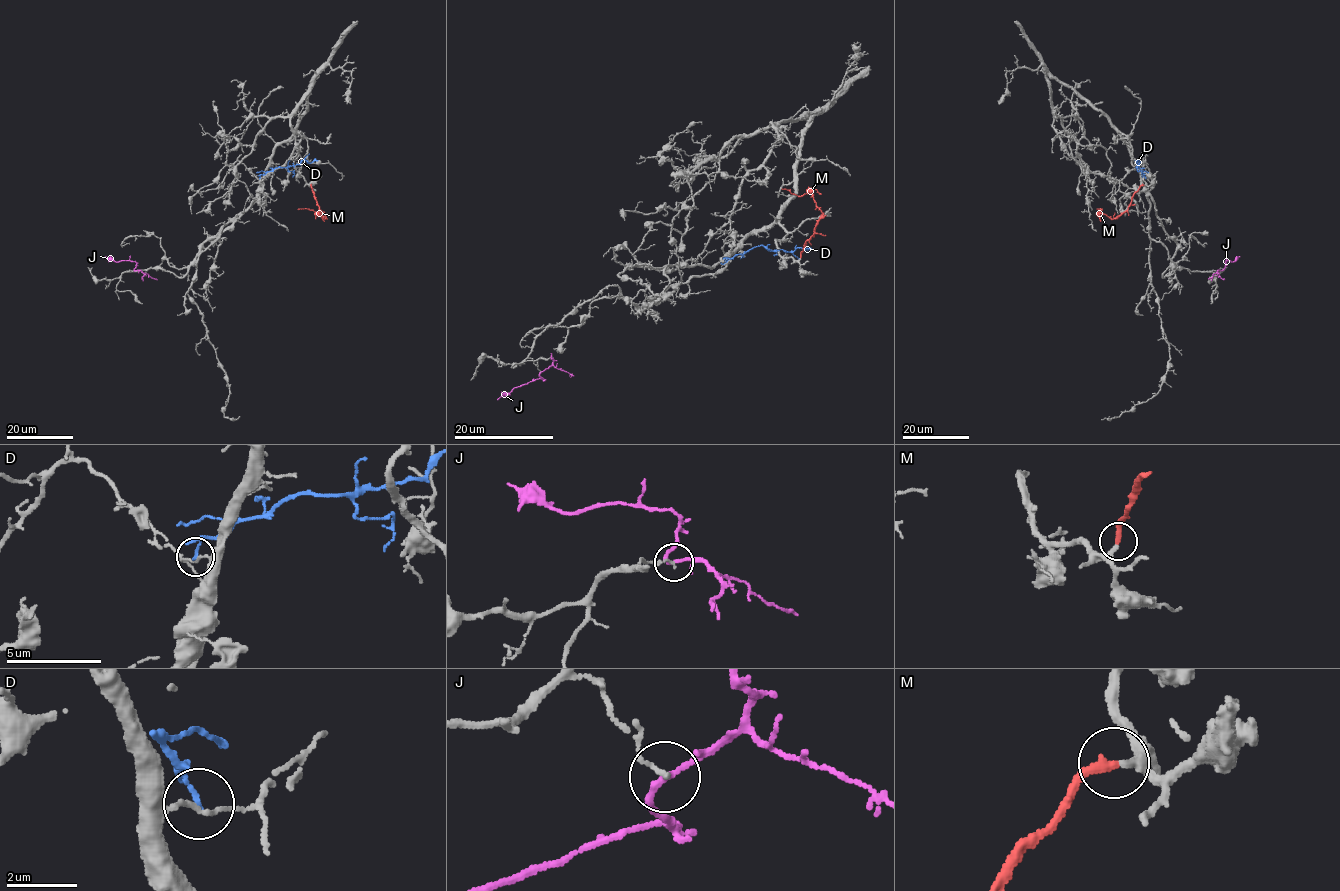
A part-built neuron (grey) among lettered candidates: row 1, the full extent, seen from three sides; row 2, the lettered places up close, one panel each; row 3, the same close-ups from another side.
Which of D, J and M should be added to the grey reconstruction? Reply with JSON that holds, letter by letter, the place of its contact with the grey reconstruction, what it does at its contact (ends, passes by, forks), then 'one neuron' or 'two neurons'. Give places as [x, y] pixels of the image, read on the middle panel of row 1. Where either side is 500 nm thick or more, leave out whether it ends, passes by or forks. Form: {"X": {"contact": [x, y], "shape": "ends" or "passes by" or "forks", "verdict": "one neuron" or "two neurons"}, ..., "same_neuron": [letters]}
{"D": {"contact": [725, 260], "shape": "ends", "verdict": "two neurons"}, "J": {"contact": [541, 372], "shape": "passes by", "verdict": "two neurons"}, "M": {"contact": [801, 257], "shape": "ends", "verdict": "one neuron"}, "same_neuron": ["M"]}

